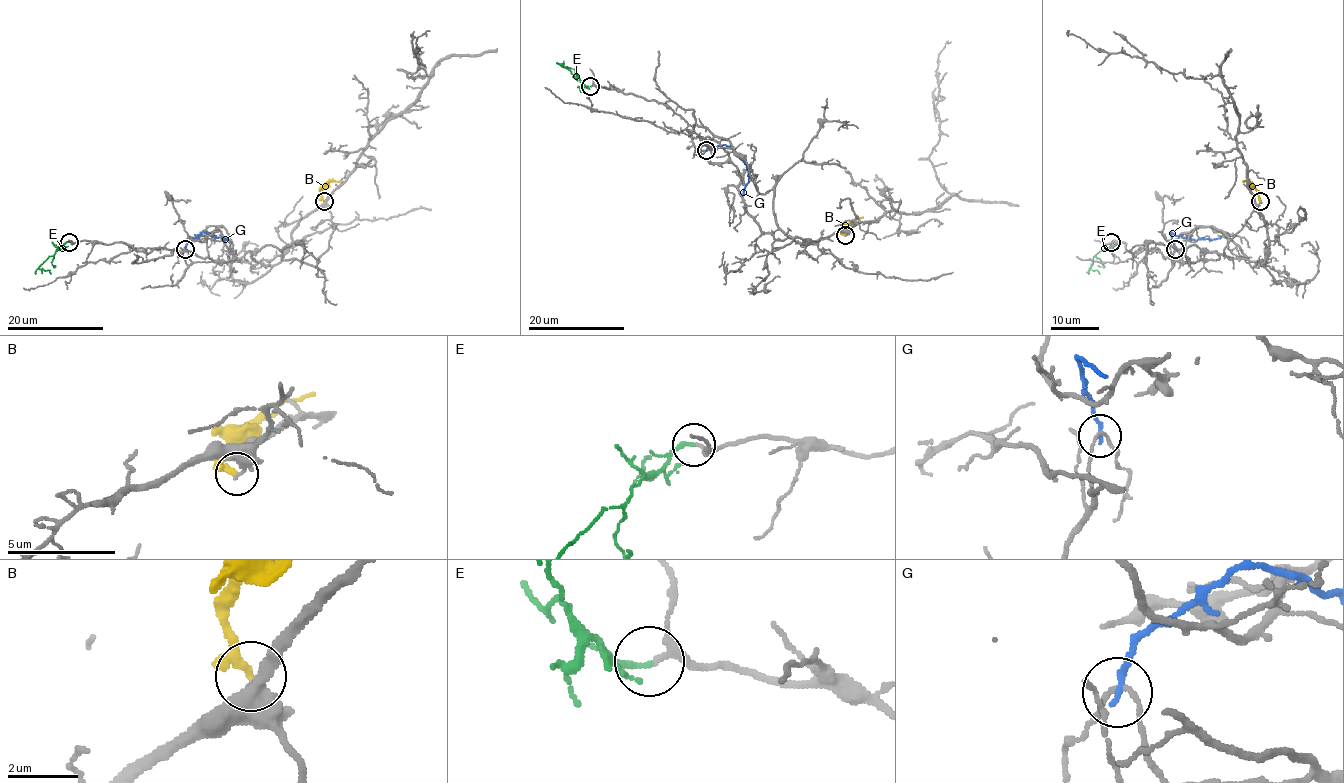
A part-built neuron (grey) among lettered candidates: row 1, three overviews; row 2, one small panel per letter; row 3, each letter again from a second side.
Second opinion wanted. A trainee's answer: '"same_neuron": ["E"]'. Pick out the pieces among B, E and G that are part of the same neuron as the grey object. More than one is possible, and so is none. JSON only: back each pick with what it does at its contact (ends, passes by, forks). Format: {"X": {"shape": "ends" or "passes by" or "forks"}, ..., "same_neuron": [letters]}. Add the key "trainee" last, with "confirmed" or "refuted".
{"E": {"shape": "ends"}, "same_neuron": ["E"], "trainee": "confirmed"}

